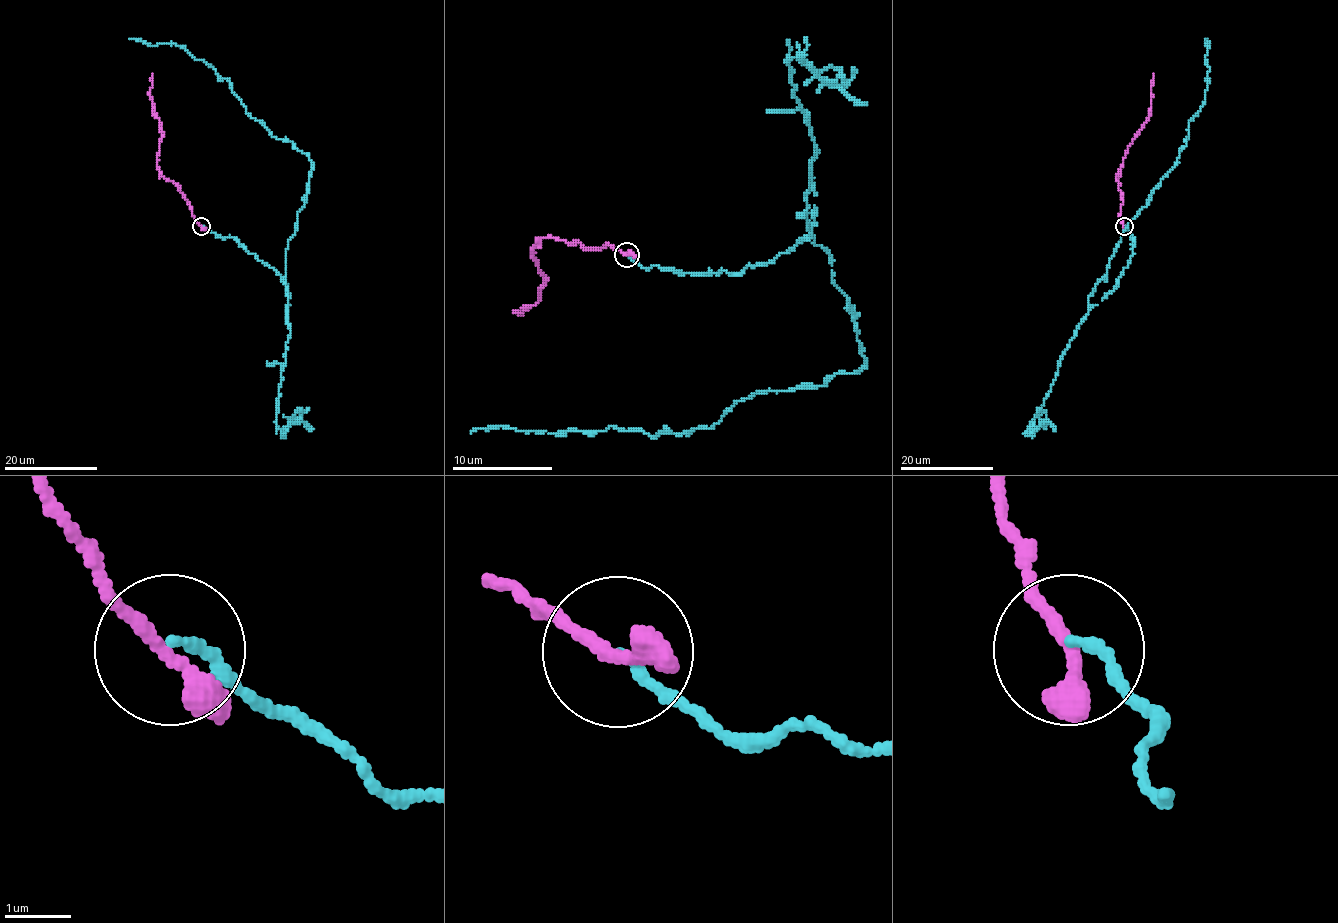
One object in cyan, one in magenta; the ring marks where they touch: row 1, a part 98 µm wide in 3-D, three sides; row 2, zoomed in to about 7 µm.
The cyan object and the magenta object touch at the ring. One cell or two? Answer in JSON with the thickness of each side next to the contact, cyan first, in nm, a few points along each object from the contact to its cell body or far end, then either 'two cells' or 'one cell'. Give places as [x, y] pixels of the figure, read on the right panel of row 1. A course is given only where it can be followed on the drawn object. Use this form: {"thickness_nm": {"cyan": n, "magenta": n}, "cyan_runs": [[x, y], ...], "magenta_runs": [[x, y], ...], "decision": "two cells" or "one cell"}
{"thickness_nm": {"cyan": 150, "magenta": 240}, "cyan_runs": [[1125, 225], [1133, 254], [1115, 287], [1090, 306], [1120, 238], [1174, 165], [1188, 123], [1205, 100], [1208, 38]], "magenta_runs": [[1125, 226], [1120, 216], [1122, 195], [1117, 174], [1124, 164], [1125, 152], [1150, 111], [1153, 73]], "decision": "one cell"}

